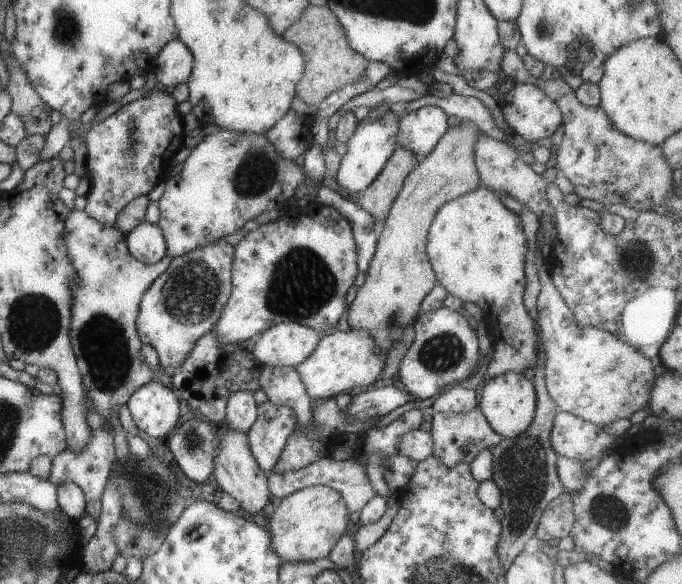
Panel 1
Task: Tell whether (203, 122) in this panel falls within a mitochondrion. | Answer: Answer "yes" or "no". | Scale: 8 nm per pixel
no

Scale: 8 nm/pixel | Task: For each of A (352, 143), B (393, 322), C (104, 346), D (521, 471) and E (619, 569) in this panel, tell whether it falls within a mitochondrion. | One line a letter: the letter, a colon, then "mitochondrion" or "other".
A: other
B: mitochondrion
C: mitochondrion
D: mitochondrion
E: other

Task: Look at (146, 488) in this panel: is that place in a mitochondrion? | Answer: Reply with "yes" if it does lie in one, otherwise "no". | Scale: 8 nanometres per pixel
yes

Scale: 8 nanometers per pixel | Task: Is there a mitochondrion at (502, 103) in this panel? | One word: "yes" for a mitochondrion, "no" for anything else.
no

